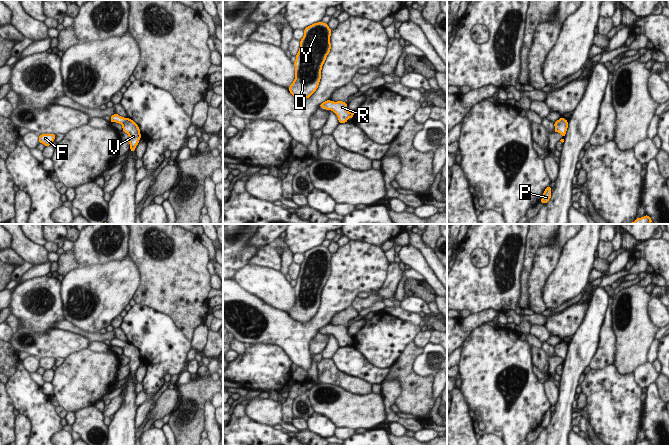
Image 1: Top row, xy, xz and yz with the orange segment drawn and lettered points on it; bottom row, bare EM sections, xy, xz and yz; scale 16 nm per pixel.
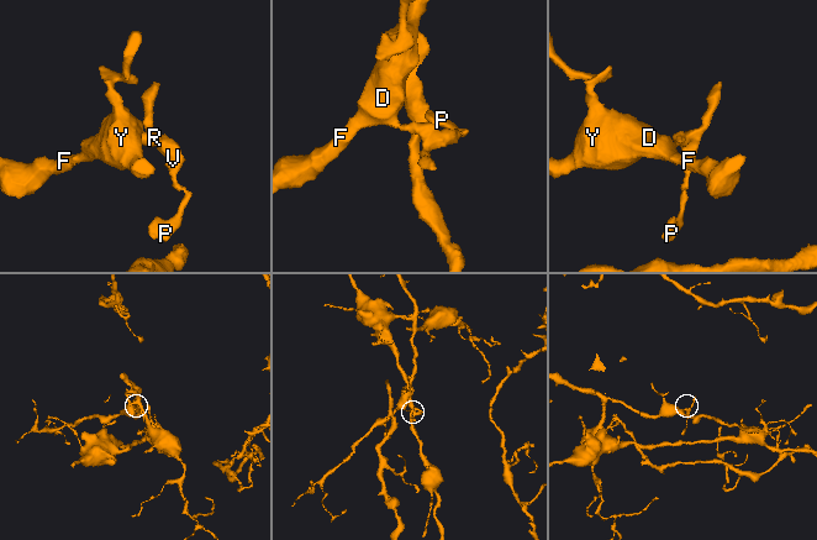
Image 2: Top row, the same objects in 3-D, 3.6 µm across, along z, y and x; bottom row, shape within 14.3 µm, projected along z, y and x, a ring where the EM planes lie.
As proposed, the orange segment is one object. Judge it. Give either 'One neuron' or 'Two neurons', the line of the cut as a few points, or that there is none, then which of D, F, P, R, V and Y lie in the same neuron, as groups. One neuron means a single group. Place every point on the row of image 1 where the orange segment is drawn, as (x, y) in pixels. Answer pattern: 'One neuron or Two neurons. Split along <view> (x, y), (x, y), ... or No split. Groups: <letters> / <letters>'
One neuron. No split. Groups: D F P R V Y.

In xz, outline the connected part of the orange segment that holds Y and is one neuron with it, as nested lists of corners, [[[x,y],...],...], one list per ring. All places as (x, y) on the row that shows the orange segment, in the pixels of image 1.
[[[320,21],[304,29],[300,48],[296,55],[295,79],[290,93],[298,98],[309,98],[318,88],[322,66],[331,49],[331,29]]]

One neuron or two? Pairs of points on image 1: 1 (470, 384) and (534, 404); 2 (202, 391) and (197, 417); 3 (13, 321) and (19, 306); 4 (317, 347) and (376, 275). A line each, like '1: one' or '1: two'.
1: one
2: one
3: two
4: two

